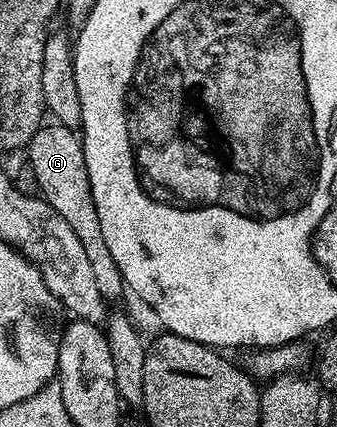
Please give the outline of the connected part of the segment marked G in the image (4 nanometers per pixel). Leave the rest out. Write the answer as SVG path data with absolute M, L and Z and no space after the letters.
M47 123L34 133L33 139L25 151L27 165L35 172L40 196L65 219L81 242L94 272L96 286L103 300L112 303L125 294L123 276L117 270L113 255L101 235L101 221L98 218L96 204L93 201L92 187L89 186L88 167L82 138L76 130L58 123Z

